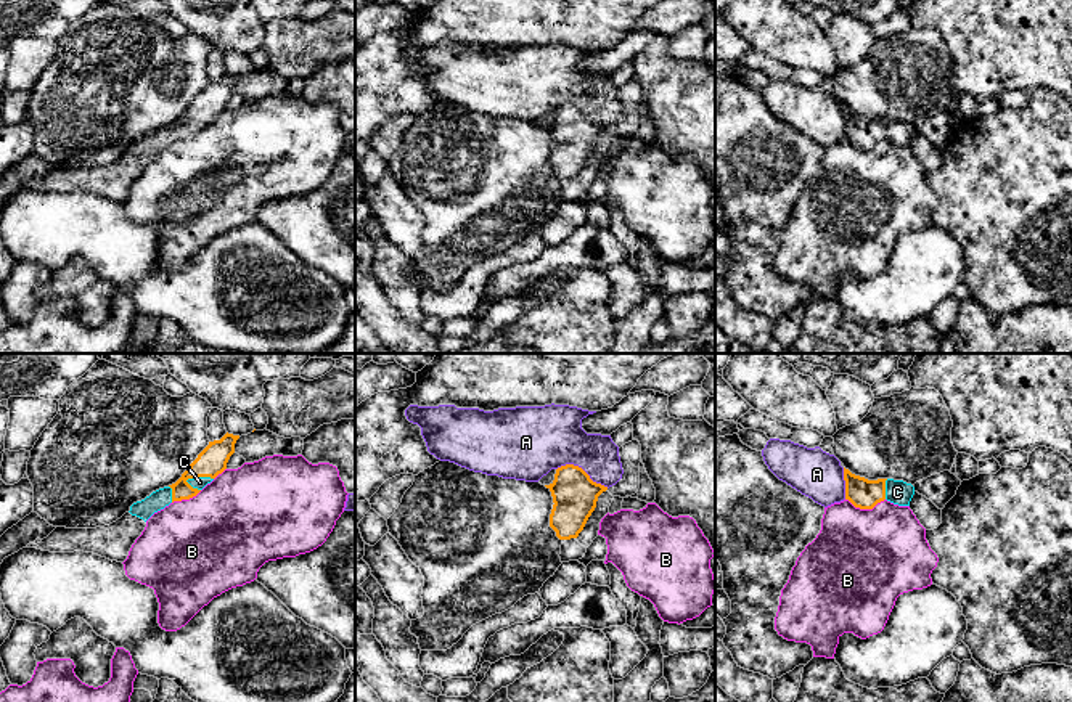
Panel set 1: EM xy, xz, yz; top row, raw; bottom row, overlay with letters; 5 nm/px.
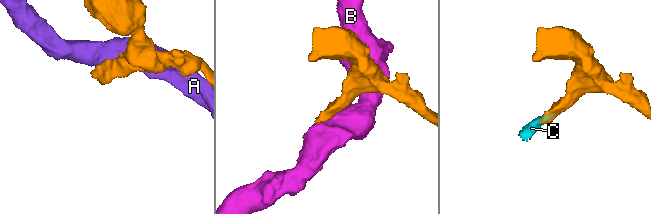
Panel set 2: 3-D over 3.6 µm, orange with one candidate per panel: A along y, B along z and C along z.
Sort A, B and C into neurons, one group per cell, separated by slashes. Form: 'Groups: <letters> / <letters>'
Groups: A / B / C

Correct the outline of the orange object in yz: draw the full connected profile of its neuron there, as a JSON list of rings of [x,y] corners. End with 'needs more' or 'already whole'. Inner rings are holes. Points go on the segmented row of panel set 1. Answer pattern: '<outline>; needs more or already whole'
[[[844,467],[845,500],[855,508],[873,509],[878,503],[887,500],[898,506],[910,506],[914,487],[903,480],[878,479],[868,480],[852,474]]]; needs more

